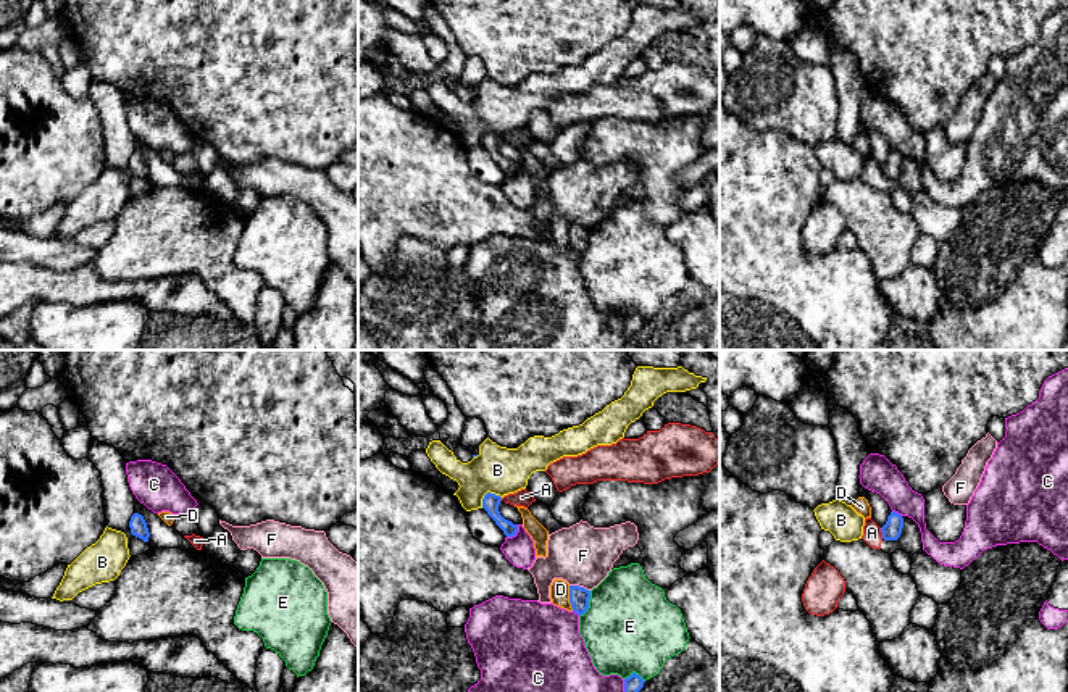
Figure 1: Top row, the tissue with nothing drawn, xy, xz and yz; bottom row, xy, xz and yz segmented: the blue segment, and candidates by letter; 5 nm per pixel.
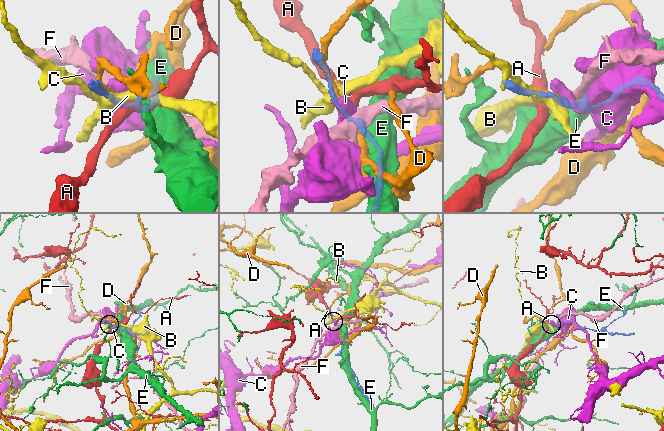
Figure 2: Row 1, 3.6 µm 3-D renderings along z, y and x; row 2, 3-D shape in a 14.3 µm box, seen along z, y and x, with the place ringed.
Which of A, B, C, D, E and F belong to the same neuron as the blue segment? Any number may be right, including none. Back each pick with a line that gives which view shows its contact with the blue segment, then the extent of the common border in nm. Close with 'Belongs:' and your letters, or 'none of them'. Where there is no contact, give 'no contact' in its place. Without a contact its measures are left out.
Belongs: none of them

